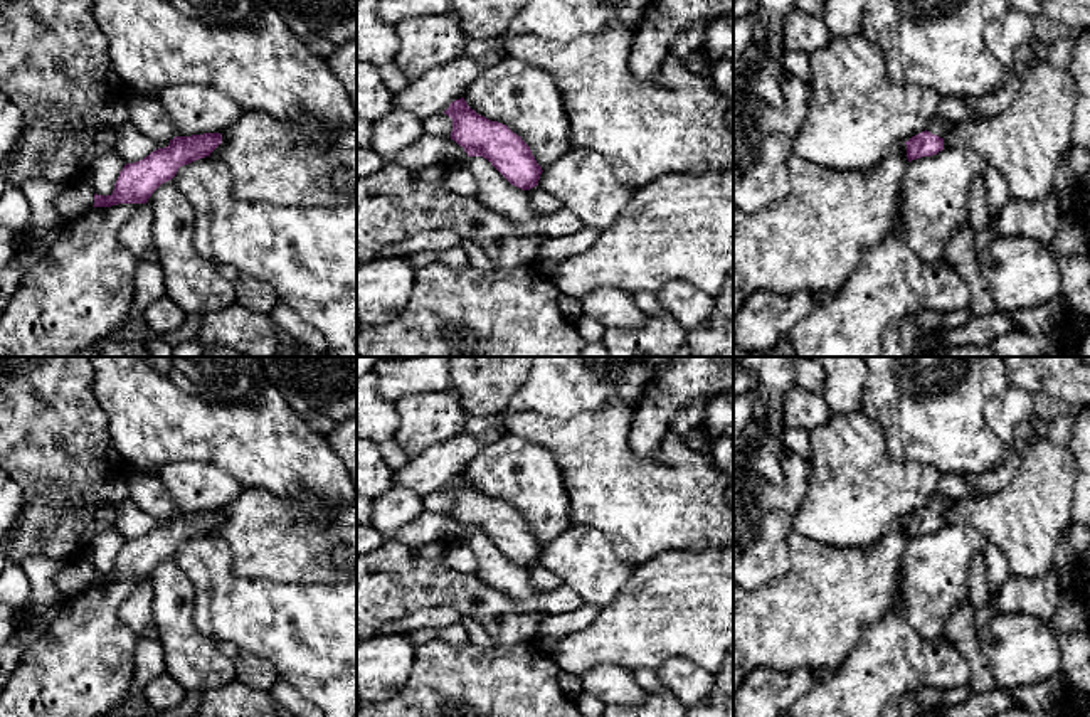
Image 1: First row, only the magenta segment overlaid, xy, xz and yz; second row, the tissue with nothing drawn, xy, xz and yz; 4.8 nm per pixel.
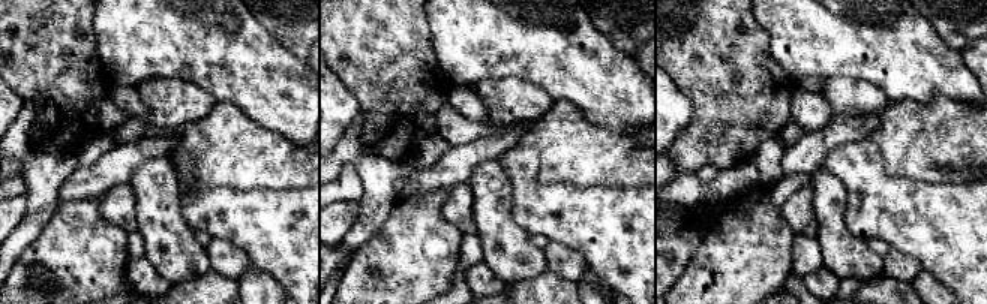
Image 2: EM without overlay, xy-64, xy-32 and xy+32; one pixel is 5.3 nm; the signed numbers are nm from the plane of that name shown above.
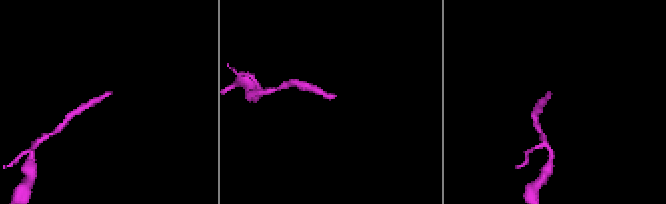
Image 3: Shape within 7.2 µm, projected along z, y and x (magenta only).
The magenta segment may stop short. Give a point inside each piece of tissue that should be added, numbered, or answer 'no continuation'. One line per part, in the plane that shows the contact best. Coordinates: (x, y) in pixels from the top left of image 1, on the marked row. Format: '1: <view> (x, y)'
1: yz (939, 127)

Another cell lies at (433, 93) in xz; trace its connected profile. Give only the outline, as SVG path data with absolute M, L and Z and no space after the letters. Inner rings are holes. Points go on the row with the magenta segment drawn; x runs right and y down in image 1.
M463 56L461 59L434 67L395 93L395 109L426 120L444 113L456 99L464 98L473 81L488 67Z

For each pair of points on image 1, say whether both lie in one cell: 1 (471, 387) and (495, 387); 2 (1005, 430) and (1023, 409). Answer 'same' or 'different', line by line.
1: same
2: same

